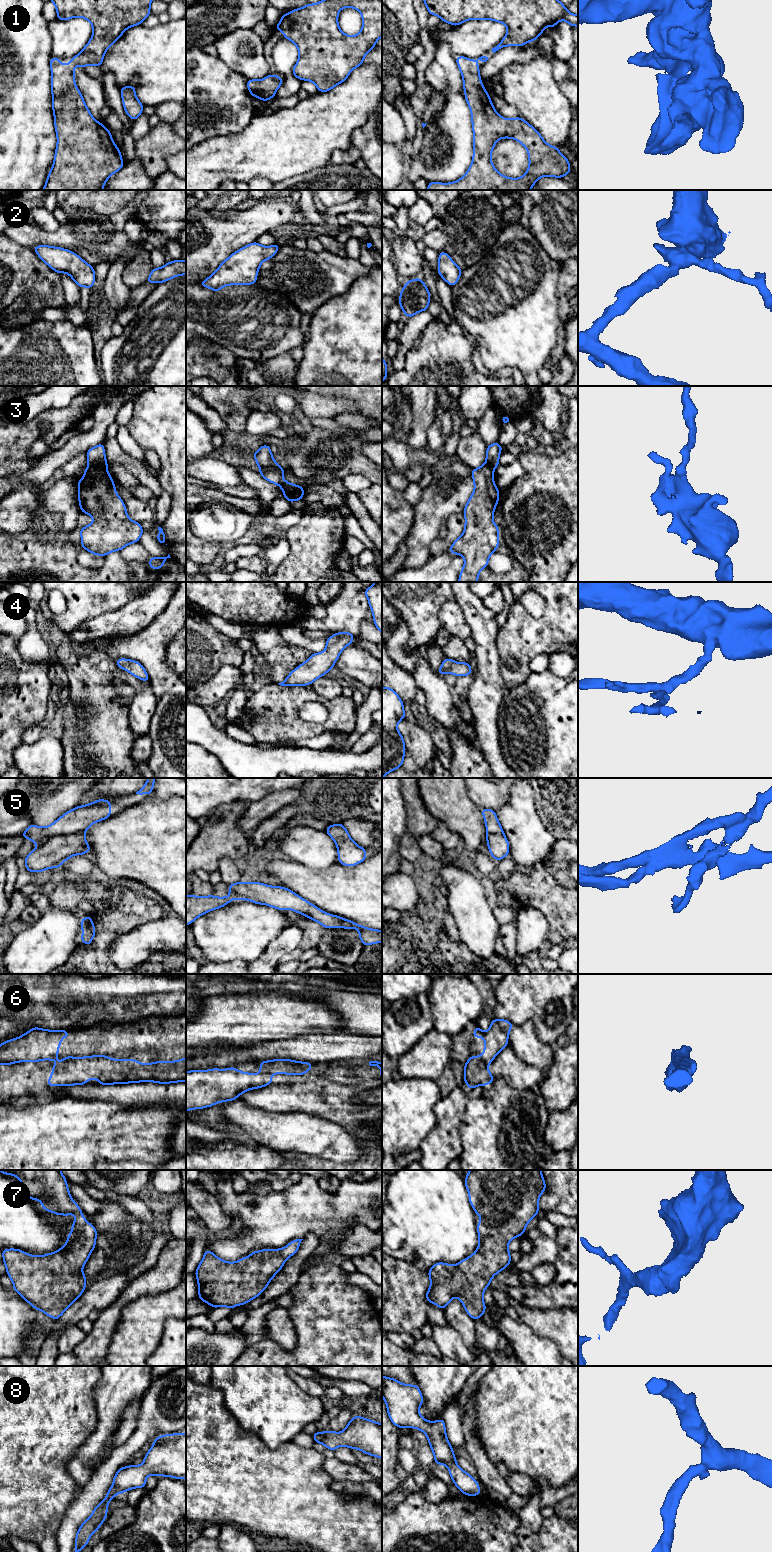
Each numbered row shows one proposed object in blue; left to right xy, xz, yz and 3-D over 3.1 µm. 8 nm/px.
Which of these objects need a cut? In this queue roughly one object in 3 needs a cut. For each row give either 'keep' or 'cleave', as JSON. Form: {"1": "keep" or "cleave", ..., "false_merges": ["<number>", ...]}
{"1": "keep", "2": "keep", "3": "cleave", "4": "keep", "5": "keep", "6": "keep", "7": "keep", "8": "keep", "false_merges": ["3"]}

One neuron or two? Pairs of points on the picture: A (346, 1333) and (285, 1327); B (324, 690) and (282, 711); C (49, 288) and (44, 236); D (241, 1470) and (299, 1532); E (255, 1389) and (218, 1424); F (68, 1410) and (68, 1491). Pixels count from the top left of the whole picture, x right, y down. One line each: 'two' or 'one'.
A: two
B: two
C: two
D: one
E: two
F: one

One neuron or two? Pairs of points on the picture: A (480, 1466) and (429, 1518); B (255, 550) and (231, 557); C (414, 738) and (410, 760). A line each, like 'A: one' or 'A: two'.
A: two
B: one
C: one

